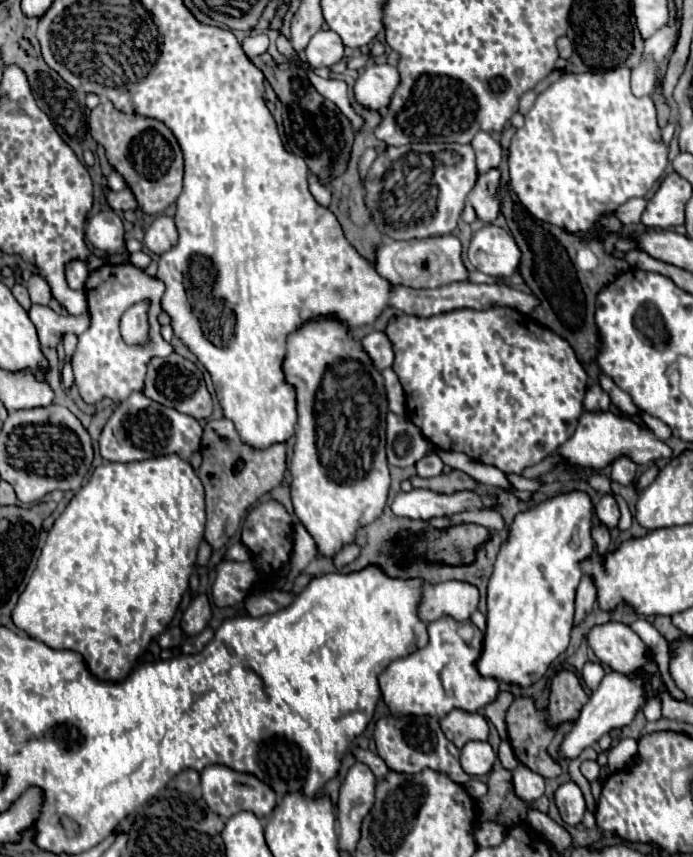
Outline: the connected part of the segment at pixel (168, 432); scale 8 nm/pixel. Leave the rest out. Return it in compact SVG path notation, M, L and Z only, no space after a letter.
M132 392L124 402L116 406L112 416L104 424L98 446L100 456L110 462L134 462L166 454L178 454L182 460L190 460L190 456L200 450L200 436L202 426L196 418L180 414L174 408L166 408L146 398L142 392Z

